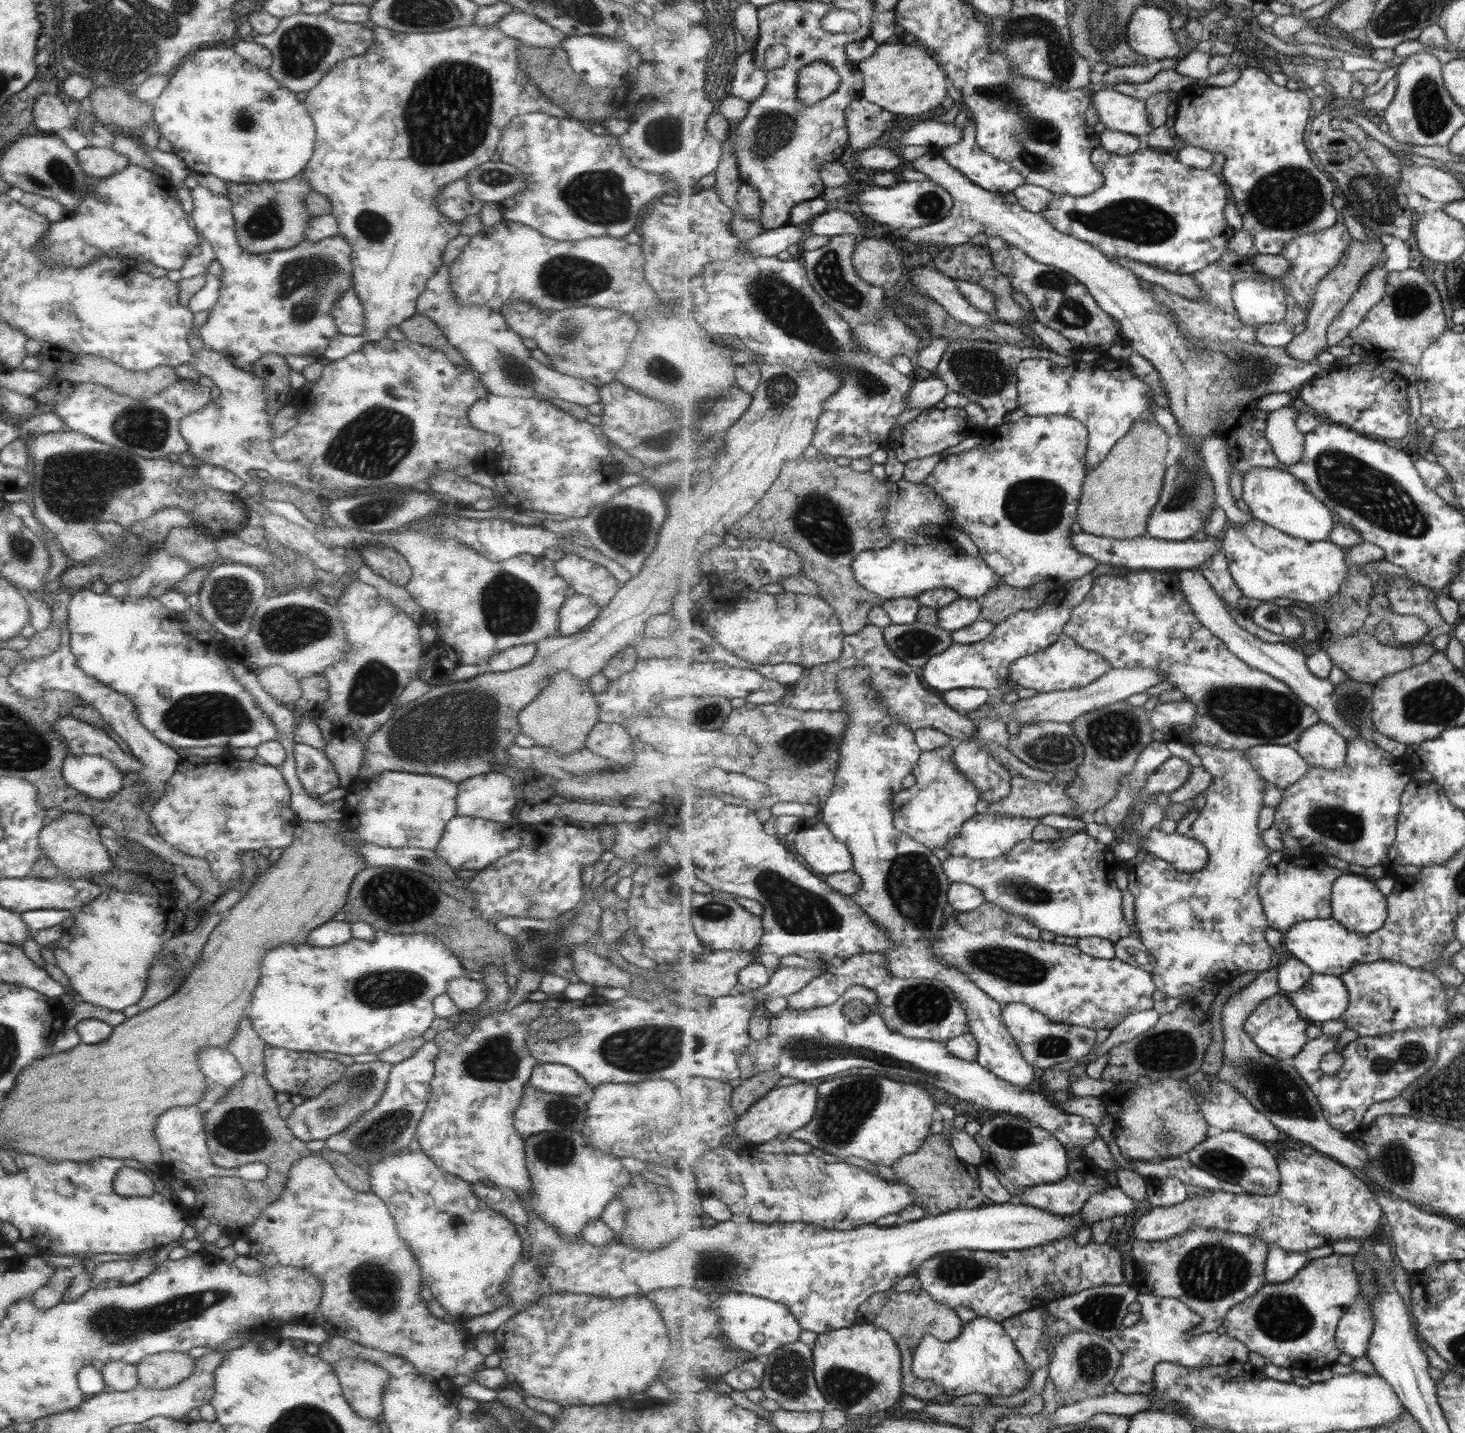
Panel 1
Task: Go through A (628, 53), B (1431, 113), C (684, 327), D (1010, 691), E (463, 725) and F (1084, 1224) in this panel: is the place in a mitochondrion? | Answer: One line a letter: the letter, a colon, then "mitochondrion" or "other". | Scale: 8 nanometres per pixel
A: other
B: mitochondrion
C: other
D: other
E: mitochondrion
F: other

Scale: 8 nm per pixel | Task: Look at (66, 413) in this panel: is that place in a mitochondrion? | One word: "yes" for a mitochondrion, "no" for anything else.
no

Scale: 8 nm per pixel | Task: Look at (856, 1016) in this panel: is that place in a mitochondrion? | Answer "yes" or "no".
yes

